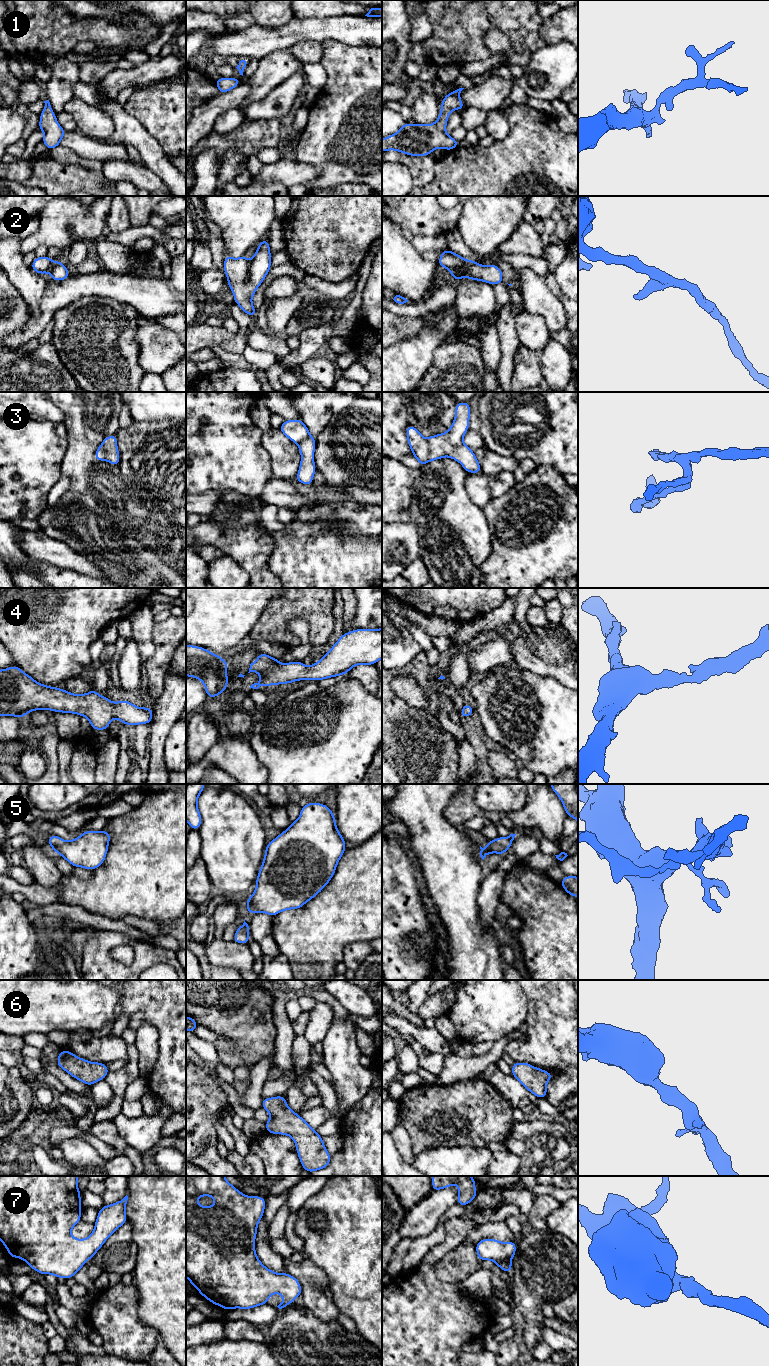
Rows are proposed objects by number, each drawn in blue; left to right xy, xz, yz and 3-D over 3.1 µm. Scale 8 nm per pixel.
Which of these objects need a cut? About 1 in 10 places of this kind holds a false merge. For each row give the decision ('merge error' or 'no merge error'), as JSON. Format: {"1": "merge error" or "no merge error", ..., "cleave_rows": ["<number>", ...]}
{"1": "no merge error", "2": "no merge error", "3": "merge error", "4": "no merge error", "5": "no merge error", "6": "no merge error", "7": "no merge error", "cleave_rows": ["3"]}

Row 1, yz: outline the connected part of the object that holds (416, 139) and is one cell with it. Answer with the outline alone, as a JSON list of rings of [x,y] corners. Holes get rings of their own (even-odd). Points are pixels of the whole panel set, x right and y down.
[[[463,89],[449,92],[443,98],[439,117],[433,124],[405,122],[397,133],[382,139],[382,152],[395,150],[412,157],[427,156],[437,148],[449,151],[459,146],[459,142],[446,133],[446,125],[453,110],[466,108],[460,98]]]

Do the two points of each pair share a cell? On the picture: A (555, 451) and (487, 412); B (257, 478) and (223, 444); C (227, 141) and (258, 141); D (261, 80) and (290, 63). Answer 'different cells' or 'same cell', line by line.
A: same cell
B: same cell
C: same cell
D: same cell

